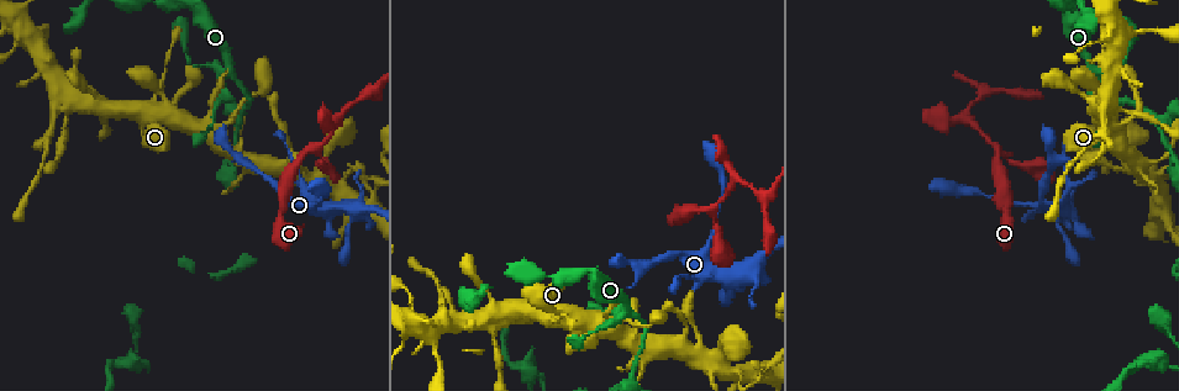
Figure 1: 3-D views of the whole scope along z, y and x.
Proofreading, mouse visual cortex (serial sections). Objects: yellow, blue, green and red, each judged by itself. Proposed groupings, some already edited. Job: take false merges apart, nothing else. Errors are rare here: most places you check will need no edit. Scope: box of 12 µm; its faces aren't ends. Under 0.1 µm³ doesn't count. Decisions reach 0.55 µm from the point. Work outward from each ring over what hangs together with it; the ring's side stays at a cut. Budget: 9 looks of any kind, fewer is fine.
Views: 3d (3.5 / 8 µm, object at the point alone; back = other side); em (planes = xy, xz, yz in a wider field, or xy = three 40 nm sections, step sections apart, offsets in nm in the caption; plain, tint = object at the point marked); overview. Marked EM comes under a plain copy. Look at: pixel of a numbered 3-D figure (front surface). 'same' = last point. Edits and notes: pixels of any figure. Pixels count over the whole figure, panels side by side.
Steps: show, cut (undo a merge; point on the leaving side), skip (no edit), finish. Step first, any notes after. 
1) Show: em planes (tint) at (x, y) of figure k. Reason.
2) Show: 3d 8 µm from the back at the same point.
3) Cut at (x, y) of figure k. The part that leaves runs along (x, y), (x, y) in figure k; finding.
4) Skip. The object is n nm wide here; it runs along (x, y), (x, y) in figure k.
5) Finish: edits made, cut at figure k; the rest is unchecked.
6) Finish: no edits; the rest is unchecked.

Show: 3d 8 µm at (627, 307) of figure 1. Abrupt turn.

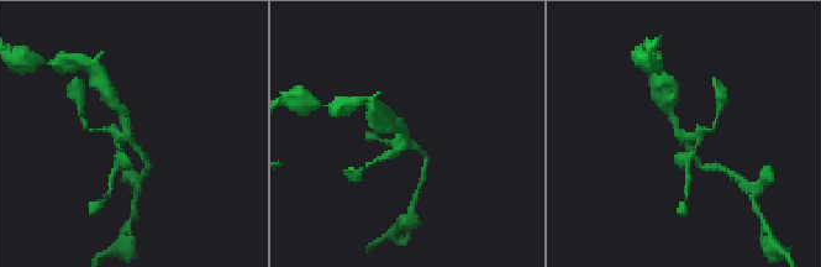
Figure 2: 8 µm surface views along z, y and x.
Show: 3d 3.5 µm from the back at (407, 140) of figure 2.

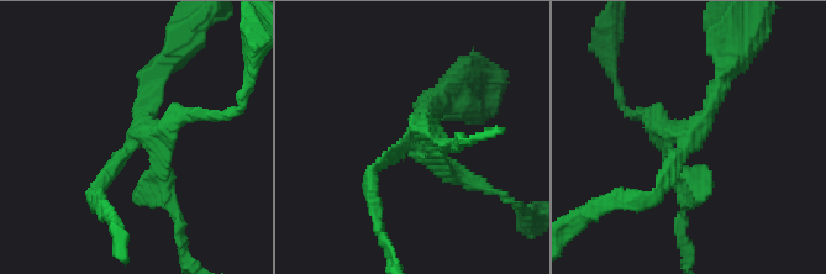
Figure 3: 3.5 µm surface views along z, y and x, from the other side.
Skip. It runs along (729, 66), (656, 194) in figure 3; continuous, no second cell.

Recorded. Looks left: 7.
Show: 3d 3.5 µm at (240, 118) of figure 1. Sharp bend.

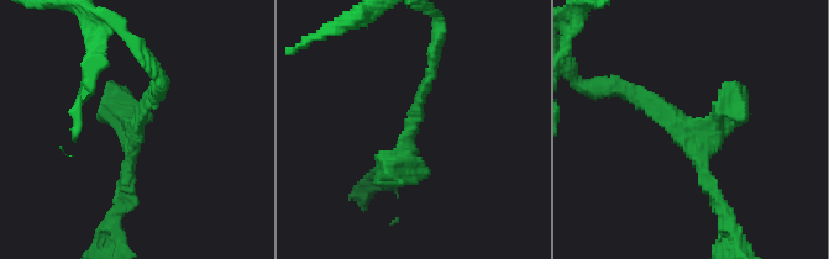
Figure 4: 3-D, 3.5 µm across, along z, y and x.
Show: em xy step 1 (tint) at (136, 127) of figure 4. 3 arms meet here; the arms are 150, 150, 350 nm wide; need the tissue.

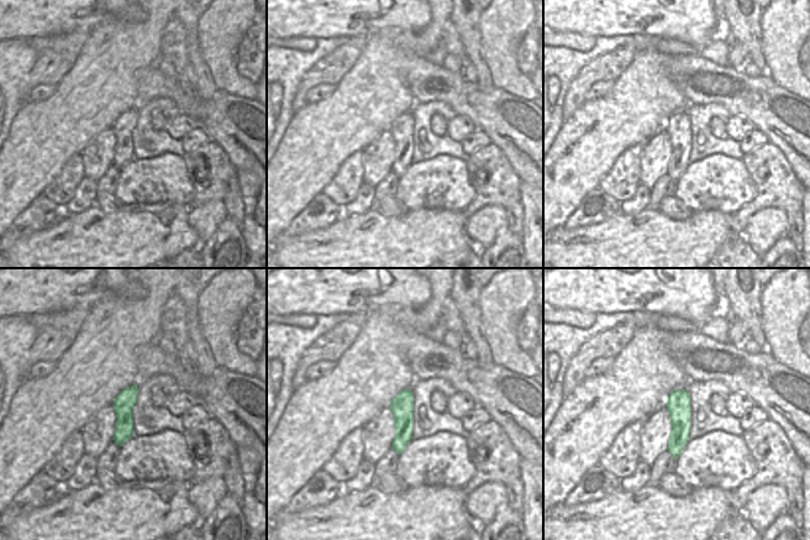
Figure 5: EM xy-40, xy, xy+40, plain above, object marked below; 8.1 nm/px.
Show: em xy step 2 (tint) at the same point. Cut it another way.

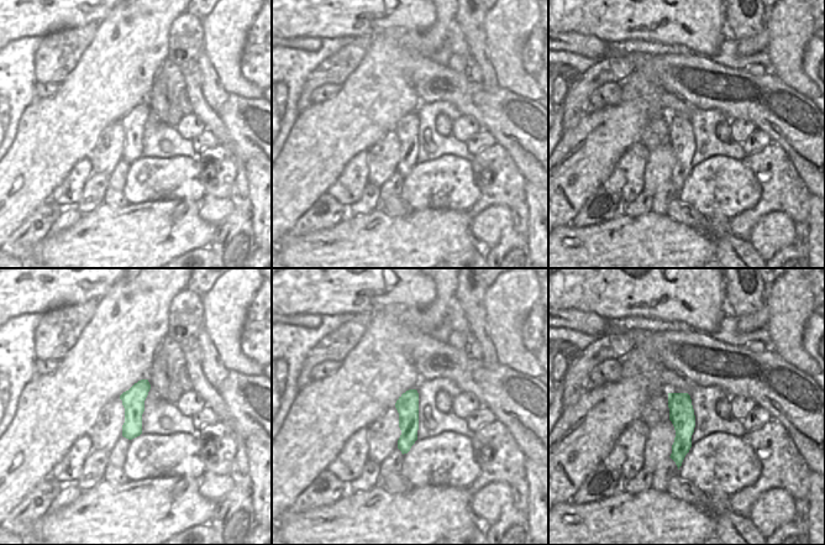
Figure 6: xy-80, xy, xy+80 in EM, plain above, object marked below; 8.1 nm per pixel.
Skip. It runs along (618, 89), (666, 109), (717, 199) in figure 4; one cell here.

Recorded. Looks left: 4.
Show: 3d 3.5 µm at (336, 185) of figure 1.

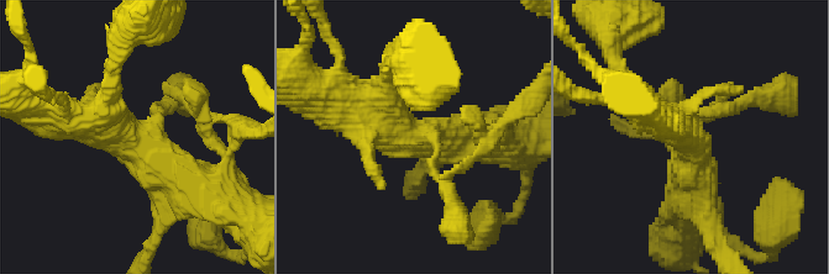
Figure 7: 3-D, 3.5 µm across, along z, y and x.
Show: em xy step 1 (tint) at (415, 135) of figure 7. 3 arms meet here; the arms are 150, 450, 500 nm wide.

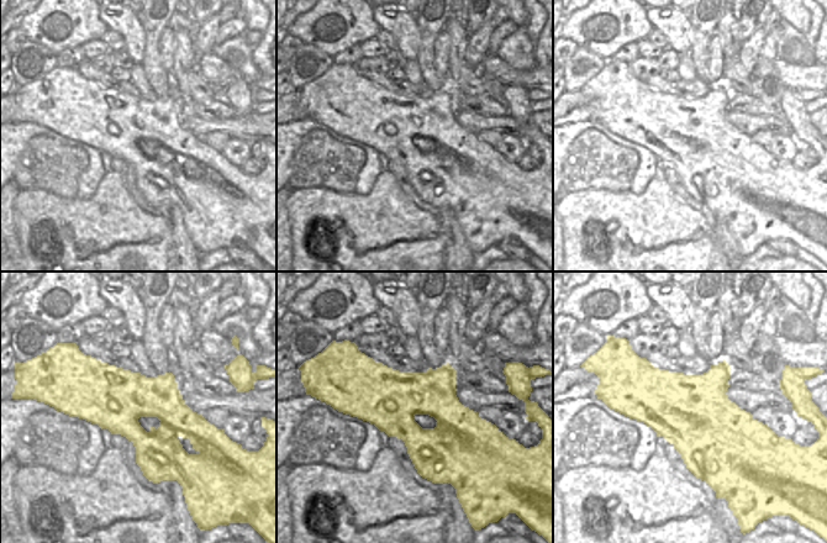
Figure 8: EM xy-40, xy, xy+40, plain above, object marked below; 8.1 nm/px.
Show: em xy step 2 (tint) at the same point. Cut it another way.

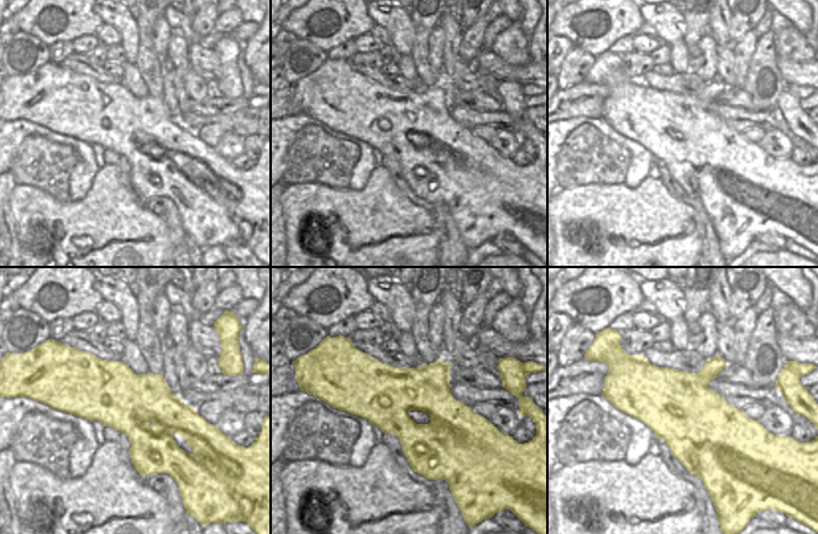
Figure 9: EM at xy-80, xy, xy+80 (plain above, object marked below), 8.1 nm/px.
Skip. It runs along (347, 109), (434, 137), (446, 182) in figure 7; one cell here.

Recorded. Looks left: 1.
Finish: no edits; the rest is unchecked.

